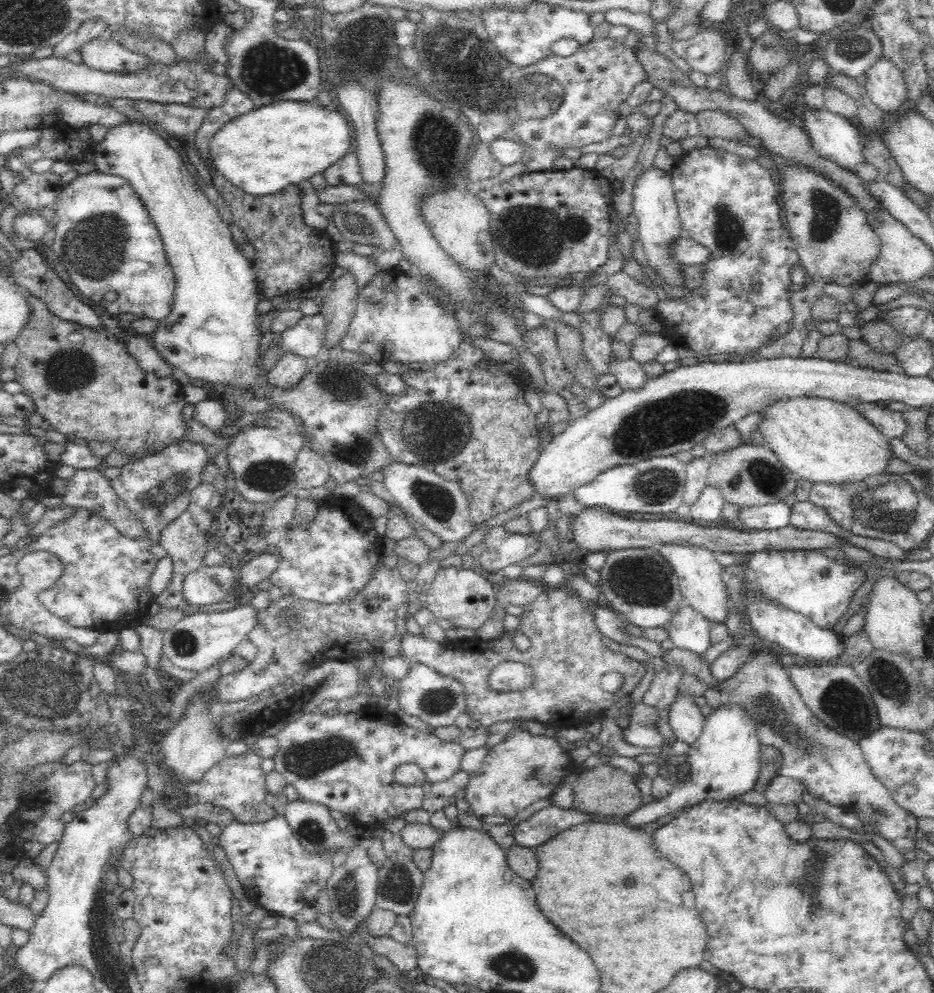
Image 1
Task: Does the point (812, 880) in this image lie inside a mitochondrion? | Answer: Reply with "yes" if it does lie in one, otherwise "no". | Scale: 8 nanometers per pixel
yes

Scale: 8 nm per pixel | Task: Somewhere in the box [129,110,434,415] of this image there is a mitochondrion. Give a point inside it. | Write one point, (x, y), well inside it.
(348, 390)

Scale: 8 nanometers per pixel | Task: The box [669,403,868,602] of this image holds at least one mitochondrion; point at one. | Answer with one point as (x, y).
(768, 479)

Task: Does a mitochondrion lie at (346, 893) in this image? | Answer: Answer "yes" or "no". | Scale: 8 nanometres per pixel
yes

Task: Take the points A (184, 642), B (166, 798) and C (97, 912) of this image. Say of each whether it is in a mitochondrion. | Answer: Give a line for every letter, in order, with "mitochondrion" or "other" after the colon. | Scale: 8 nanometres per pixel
A: mitochondrion
B: other
C: mitochondrion

